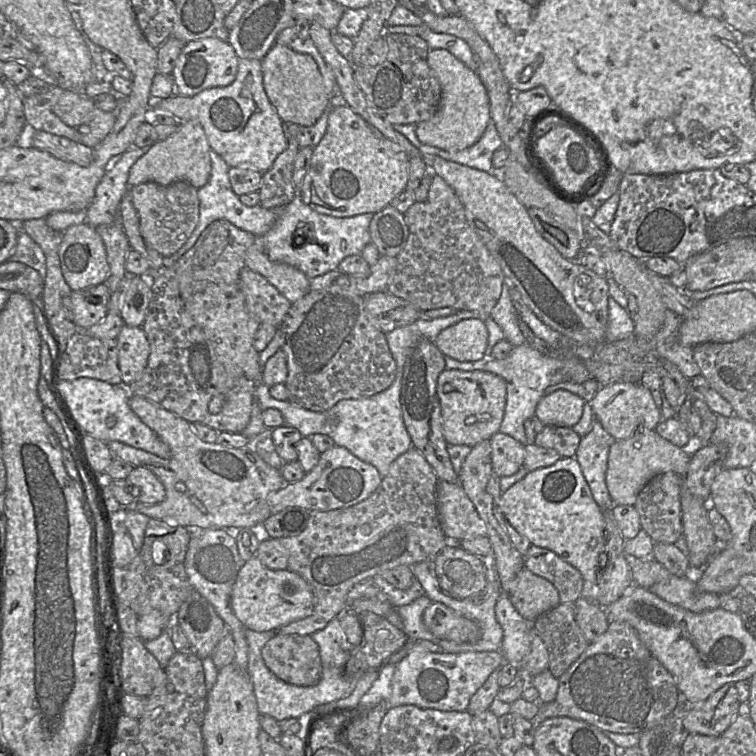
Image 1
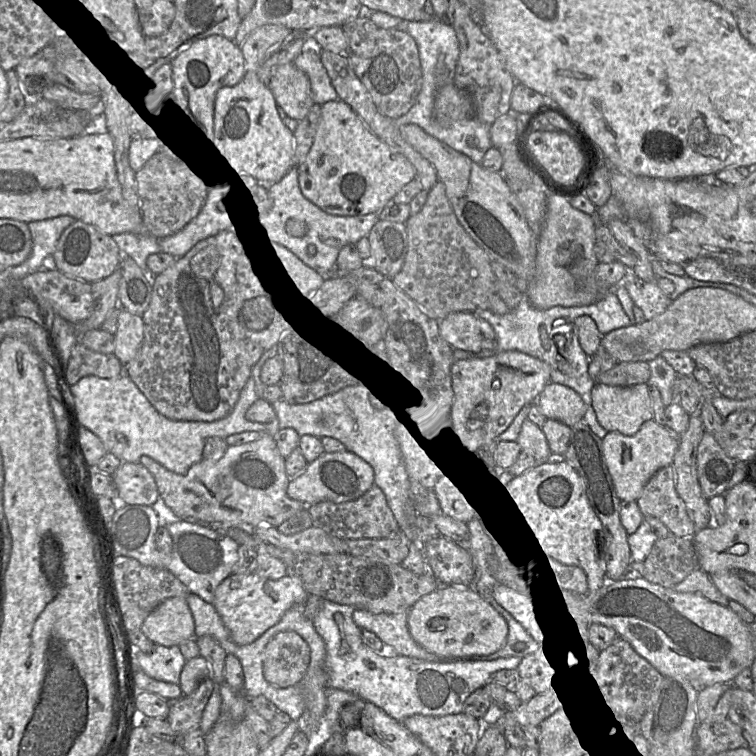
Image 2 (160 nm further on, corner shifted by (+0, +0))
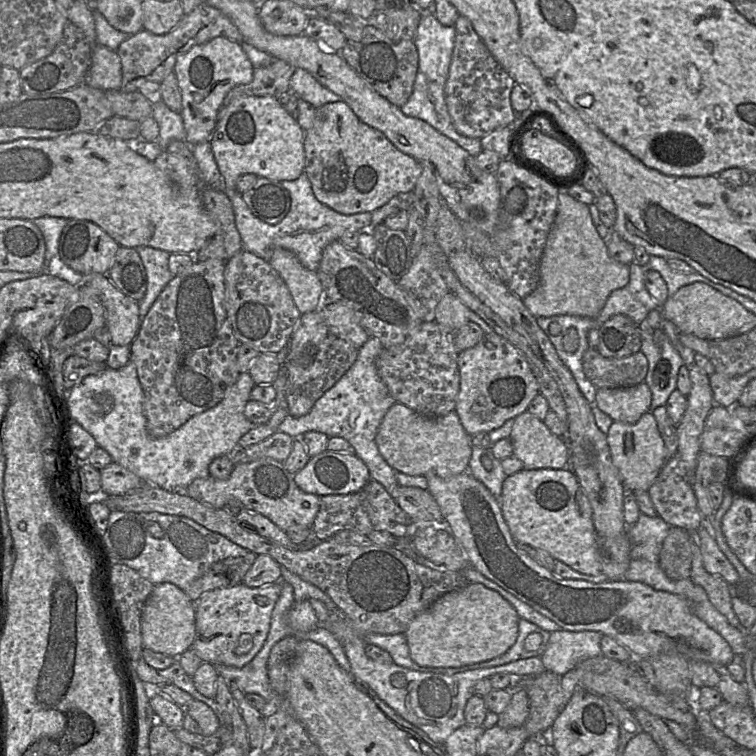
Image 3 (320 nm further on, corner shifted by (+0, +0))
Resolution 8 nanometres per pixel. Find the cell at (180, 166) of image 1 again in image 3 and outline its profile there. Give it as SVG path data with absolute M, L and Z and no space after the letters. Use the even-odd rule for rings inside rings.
M217 37L208 43L194 46L188 53L178 57L174 73L182 94L181 115L189 145L211 142L227 95L235 87L251 83L254 71L255 68L241 44L225 37Z

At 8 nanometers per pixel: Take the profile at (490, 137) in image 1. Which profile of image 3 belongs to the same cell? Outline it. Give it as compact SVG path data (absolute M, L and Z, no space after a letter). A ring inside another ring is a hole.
M422 12L413 42L419 55L418 70L413 85L413 91L406 103L401 107L402 112L411 117L422 119L443 135L455 141L472 156L477 156L483 149L480 138L464 136L456 131L449 115L444 88L448 78L449 67L454 48L456 30L454 26L442 25L435 15Z

